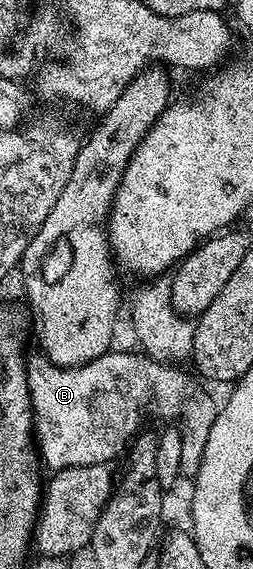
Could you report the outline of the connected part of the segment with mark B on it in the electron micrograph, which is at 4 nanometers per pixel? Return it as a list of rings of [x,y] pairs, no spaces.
[[[110,349],[78,367],[53,367],[41,351],[32,351],[26,365],[33,426],[41,462],[51,472],[66,468],[111,464],[141,430],[146,410],[168,420],[182,419],[184,445],[181,474],[195,477],[210,428],[219,411],[218,401],[206,393],[186,372],[151,355]]]

